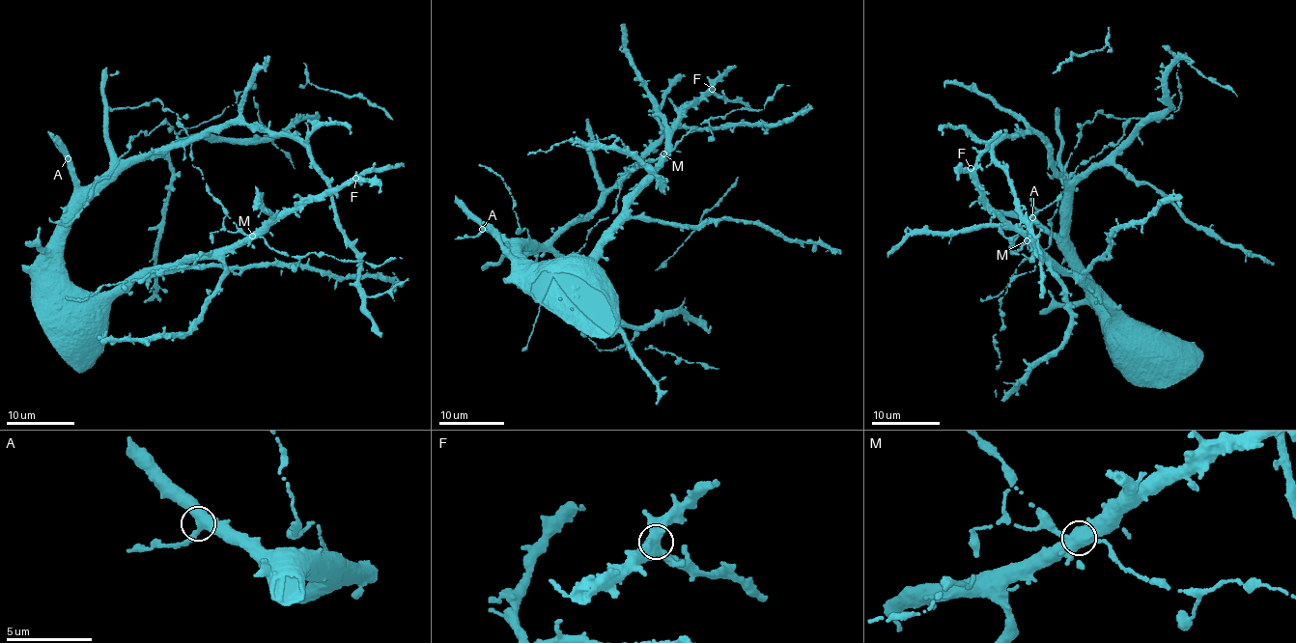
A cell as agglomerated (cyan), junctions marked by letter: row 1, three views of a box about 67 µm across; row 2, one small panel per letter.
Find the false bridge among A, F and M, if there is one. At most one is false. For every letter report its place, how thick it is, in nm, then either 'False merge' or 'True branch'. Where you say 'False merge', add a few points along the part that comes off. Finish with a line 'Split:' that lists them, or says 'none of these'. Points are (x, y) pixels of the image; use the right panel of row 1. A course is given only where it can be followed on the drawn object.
A: Place: (1032, 217). Thickness 380 nm. True branch
F: Place: (971, 168). Thickness 420 nm. True branch
M: Place: (1027, 240). Thickness 400 nm. True branch
Split: none of these

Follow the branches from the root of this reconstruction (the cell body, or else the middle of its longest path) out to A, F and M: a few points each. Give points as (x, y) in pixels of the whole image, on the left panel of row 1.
A: (64, 303), (60, 311), (61, 258), (71, 217), (75, 188), (68, 158)
F: (64, 303), (60, 311), (76, 303), (97, 306), (133, 278), (220, 256), (355, 178)
M: (64, 303), (60, 311), (76, 303), (97, 306), (133, 278), (167, 270), (184, 261), (220, 256), (252, 235)

